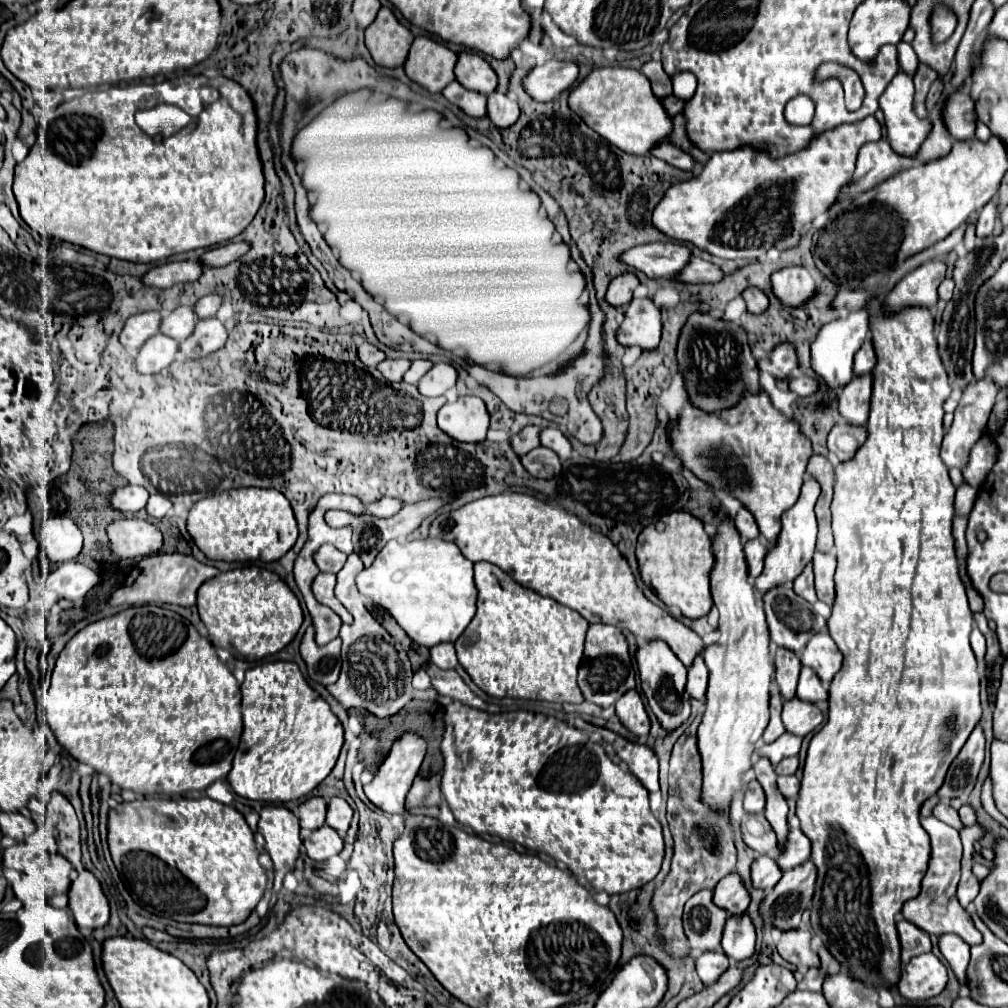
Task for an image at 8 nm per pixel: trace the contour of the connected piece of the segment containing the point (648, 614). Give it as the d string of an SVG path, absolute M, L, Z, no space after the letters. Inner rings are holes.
M500 493L496 497L484 497L472 503L466 503L464 507L440 513L432 525L430 525L430 537L440 537L446 541L454 541L460 551L470 559L472 563L488 561L496 567L500 567L504 573L508 573L516 583L522 587L528 587L542 597L552 597L554 601L578 611L588 623L606 623L620 629L628 629L634 633L638 641L648 639L662 639L670 645L670 649L676 653L676 657L684 663L684 667L692 667L694 657L704 649L704 641L686 625L670 617L664 609L650 603L642 591L638 589L634 575L628 567L628 561L620 555L618 547L612 545L612 541L596 531L594 527L580 523L576 515L570 515L562 507L548 505L532 495L526 493Z

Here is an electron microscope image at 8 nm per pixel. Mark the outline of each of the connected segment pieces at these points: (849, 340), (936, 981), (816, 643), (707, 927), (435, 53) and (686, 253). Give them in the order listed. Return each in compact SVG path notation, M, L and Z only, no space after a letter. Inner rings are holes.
M864 309L856 311L856 313L850 313L846 319L836 319L832 323L826 323L818 337L814 339L814 343L810 345L810 357L812 357L812 369L816 371L816 375L824 381L826 385L826 393L820 401L818 407L822 409L828 409L836 397L838 397L838 391L848 385L852 381L852 359L854 359L854 353L860 349L860 345L864 343L868 335L868 313Z
M924 953L908 961L898 981L898 989L910 1001L926 1001L936 997L946 987L946 981L948 971L944 963L934 953Z
M822 631L808 641L804 651L800 653L800 661L802 665L812 667L822 683L830 683L842 667L842 653L838 651L830 635Z
M698 891L686 903L682 915L682 925L690 949L718 951L726 919L728 913L720 911L720 907L712 903L712 891Z
M416 37L404 63L404 71L410 81L418 83L430 93L440 93L454 81L456 61L456 53L452 53L448 47L432 41L430 37Z
M658 241L636 245L628 249L624 255L624 263L644 271L652 279L660 277L676 277L690 263L692 251L682 243Z

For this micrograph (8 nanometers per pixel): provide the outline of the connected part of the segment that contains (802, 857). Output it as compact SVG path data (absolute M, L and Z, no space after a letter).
M790 829L784 841L784 851L780 851L774 861L780 871L794 869L810 859L810 841L800 833L800 829Z

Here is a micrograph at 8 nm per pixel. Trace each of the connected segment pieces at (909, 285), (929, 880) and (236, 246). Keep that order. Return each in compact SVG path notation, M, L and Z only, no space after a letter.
M932 259L896 283L894 289L886 295L884 303L888 303L888 307L932 307L938 301L938 285L944 281L944 273L946 261Z
M936 817L922 819L922 827L930 835L932 841L932 855L928 871L922 879L922 891L918 897L910 899L902 907L902 917L924 929L928 935L944 935L954 933L960 939L964 939L968 945L978 945L982 941L980 931L974 927L970 913L960 907L956 899L956 885L960 879L960 857L962 857L962 843L956 829L948 827L946 823L938 821Z
M232 241L232 243L226 243L222 247L206 251L200 259L208 267L222 267L222 265L228 265L228 263L240 259L248 251L250 251L250 243L248 241L246 243L244 241Z

